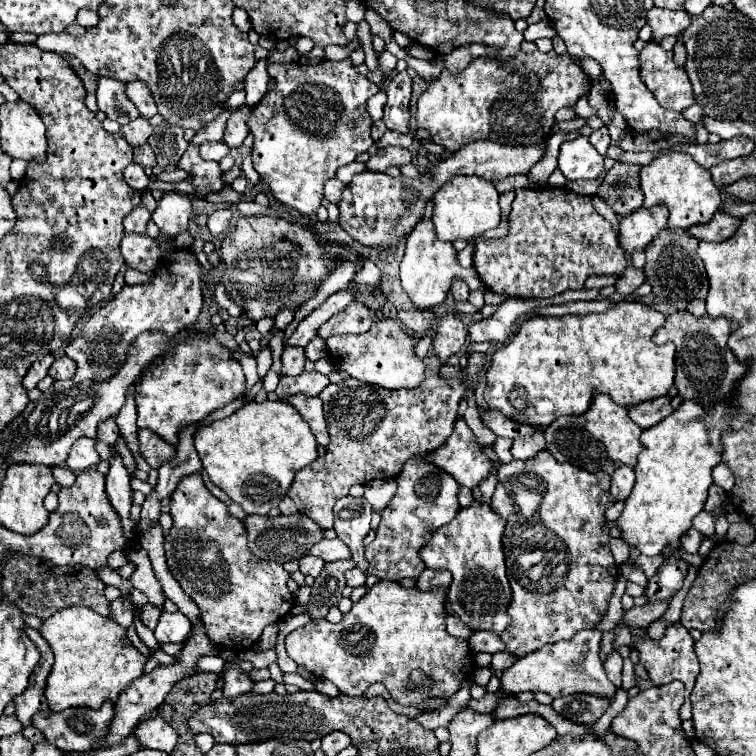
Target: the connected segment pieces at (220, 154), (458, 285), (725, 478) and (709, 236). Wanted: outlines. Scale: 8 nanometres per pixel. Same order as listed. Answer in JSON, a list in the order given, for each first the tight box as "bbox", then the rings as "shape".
[{"bbox":[200,142,230,160],"shape":[[[204,142],[200,144],[200,156],[204,160],[220,160],[230,152],[230,148],[224,142]]]},{"bbox":[452,280,470,302],"shape":[[[454,280],[454,282],[452,282],[452,294],[454,294],[454,300],[466,302],[470,290],[468,290],[468,286],[466,286],[464,280]]]},{"bbox":[712,464,734,492],"shape":[[[718,464],[712,470],[712,478],[714,478],[714,484],[722,486],[726,492],[730,492],[732,486],[734,486],[734,476],[732,476],[732,472],[730,472],[730,468],[726,464]]]},{"bbox":[688,212,742,242],"shape":[[[716,212],[716,216],[708,224],[698,224],[694,228],[688,228],[688,232],[698,240],[724,242],[734,236],[734,232],[740,224],[742,224],[742,218],[736,218],[736,216],[724,214],[724,212]]]}]

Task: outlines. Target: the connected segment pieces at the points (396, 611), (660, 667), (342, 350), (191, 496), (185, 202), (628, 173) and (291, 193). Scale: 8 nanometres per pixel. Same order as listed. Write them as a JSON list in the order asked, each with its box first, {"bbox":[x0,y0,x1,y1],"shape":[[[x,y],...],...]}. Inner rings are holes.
[{"bbox":[286,580,474,708],"shape":[[[380,580],[358,602],[354,602],[352,610],[348,614],[344,614],[342,622],[338,622],[338,624],[330,624],[328,620],[310,622],[304,628],[290,632],[286,638],[286,652],[298,666],[304,666],[316,678],[330,680],[346,696],[362,696],[366,692],[366,688],[370,684],[374,684],[372,678],[376,678],[376,682],[386,684],[392,700],[402,706],[416,708],[432,698],[448,700],[456,690],[460,690],[462,682],[466,682],[466,678],[470,674],[470,666],[474,666],[474,660],[472,660],[468,642],[462,638],[454,638],[446,632],[444,600],[446,600],[446,590],[442,590],[442,588],[420,592],[418,588],[402,588],[398,582]],[[412,670],[424,670],[432,678],[438,678],[438,682],[434,682],[430,688],[410,690],[406,686],[406,682],[408,682],[408,676]]]},{"bbox":[632,622,700,696],"shape":[[[676,622],[676,624],[672,624],[666,630],[664,638],[658,640],[658,642],[650,640],[648,634],[646,634],[646,630],[642,630],[642,628],[632,628],[632,634],[636,638],[636,642],[632,644],[632,648],[636,648],[640,652],[640,662],[648,670],[650,680],[656,686],[662,686],[662,684],[672,682],[672,680],[682,680],[686,684],[686,696],[690,696],[692,688],[694,688],[694,680],[696,680],[696,676],[700,672],[700,668],[698,668],[700,664],[698,664],[696,652],[694,652],[694,640],[690,636],[690,632],[680,622]]]},{"bbox":[326,316,424,390],"shape":[[[388,316],[376,318],[366,334],[330,336],[326,340],[326,346],[334,368],[344,370],[356,380],[376,384],[388,390],[416,388],[424,380],[424,362],[414,352],[414,338],[406,334],[398,320],[392,320]]]},{"bbox":[164,472,294,650],"shape":[[[200,472],[178,482],[170,514],[174,524],[164,538],[166,564],[184,594],[200,608],[206,636],[218,648],[250,650],[268,624],[292,610],[294,598],[286,586],[290,574],[278,562],[252,556],[244,522],[230,516],[226,504],[208,492]]]},{"bbox":[152,192,192,244],"shape":[[[166,192],[158,202],[156,212],[152,214],[154,224],[160,228],[160,236],[156,238],[158,244],[172,240],[174,236],[188,230],[188,222],[192,218],[192,204],[186,194]]]},{"bbox":[598,160,644,218],"shape":[[[618,160],[610,170],[604,172],[606,176],[602,178],[598,196],[620,218],[642,206],[644,194],[640,192],[640,168],[640,164],[628,164]]]},{"bbox":[248,58,380,218],"shape":[[[350,58],[308,66],[274,62],[268,64],[268,74],[276,78],[276,86],[254,106],[248,118],[248,128],[254,134],[254,170],[268,184],[276,202],[308,218],[322,204],[324,180],[334,178],[338,168],[354,162],[360,152],[374,144],[366,100],[380,88],[360,76]]]}]

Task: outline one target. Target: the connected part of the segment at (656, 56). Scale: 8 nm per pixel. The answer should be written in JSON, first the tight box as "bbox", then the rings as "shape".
{"bbox":[640,42,694,112],"shape":[[[648,42],[640,52],[640,80],[654,94],[658,104],[666,110],[682,112],[694,104],[692,84],[672,60],[672,52],[662,50],[660,44]]]}

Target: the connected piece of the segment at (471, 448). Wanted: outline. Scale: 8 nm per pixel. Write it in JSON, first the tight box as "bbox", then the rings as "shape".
{"bbox":[428,418,492,488],"shape":[[[458,418],[454,424],[452,436],[432,454],[428,460],[444,468],[450,476],[456,478],[460,486],[476,488],[486,476],[490,476],[492,462],[482,456],[472,430],[466,426],[464,418]]]}

